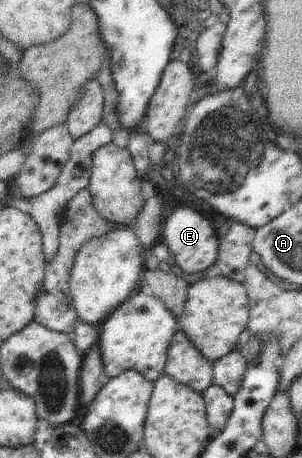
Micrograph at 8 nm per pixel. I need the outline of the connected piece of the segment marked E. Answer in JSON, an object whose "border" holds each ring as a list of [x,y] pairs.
{"border":[[[178,207],[166,219],[161,243],[168,248],[169,255],[175,263],[187,274],[204,273],[205,269],[217,262],[220,247],[220,237],[214,231],[210,222],[198,212],[188,207]]]}

